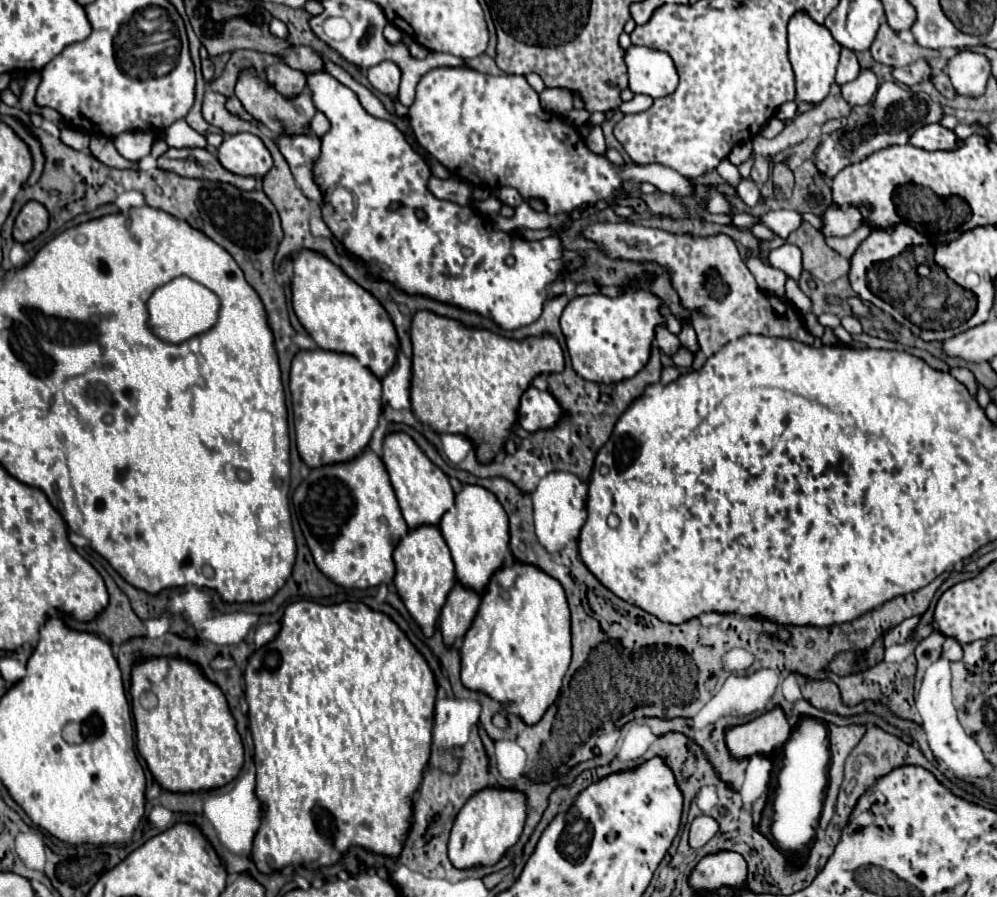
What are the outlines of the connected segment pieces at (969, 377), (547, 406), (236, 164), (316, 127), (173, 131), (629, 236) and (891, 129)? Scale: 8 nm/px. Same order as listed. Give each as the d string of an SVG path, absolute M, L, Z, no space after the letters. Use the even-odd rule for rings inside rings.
M956 367L950 369L949 372L952 376L954 376L957 380L962 382L966 388L968 388L968 391L972 396L976 398L977 391L978 391L978 385L975 382L975 378L968 369L962 368L962 367Z
M530 386L520 398L518 426L528 432L552 428L560 418L560 414L562 410L548 390L538 390Z
M248 132L226 136L218 148L218 160L226 170L242 176L262 178L272 168L272 156L264 142Z
M317 111L314 118L312 119L311 128L314 135L318 136L319 138L322 138L322 136L326 134L326 132L328 132L328 130L330 129L330 122L322 112ZM319 113L320 113L320 124L324 125L317 124L316 118L319 118L318 117Z
M176 120L172 126L168 126L168 130L164 132L164 142L170 148L206 148L206 138L192 130L186 120Z
M596 222L586 226L580 236L598 244L600 252L612 260L632 260L640 264L652 262L670 274L682 306L692 314L692 326L698 336L700 350L694 354L693 370L700 370L720 346L744 334L768 334L792 338L804 344L814 344L816 340L806 330L802 314L794 304L758 288L756 278L746 268L736 248L736 242L728 234L694 238L690 234L672 234L628 222Z
M884 82L880 84L876 92L876 100L872 102L872 110L868 112L866 120L862 124L856 124L854 128L842 128L832 132L822 144L816 154L816 168L826 176L834 178L840 170L844 170L850 164L862 162L866 156L890 148L890 146L902 146L910 142L910 136L926 124L938 124L944 118L944 108L940 102L934 102L932 96L926 92L912 92L910 88L902 88L896 82Z

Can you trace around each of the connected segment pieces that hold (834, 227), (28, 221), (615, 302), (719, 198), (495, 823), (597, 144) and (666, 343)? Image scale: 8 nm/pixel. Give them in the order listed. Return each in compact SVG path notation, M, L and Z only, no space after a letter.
M834 202L830 206L824 206L822 212L822 232L824 236L850 236L856 228L862 226L862 214L854 206L836 206Z
M28 202L14 224L14 240L16 242L28 242L36 238L40 232L48 228L48 212L38 202Z
M626 288L626 292L618 298L594 294L570 300L562 312L560 326L576 374L590 382L612 384L640 372L650 356L654 326L664 324L658 306L660 298L638 288Z
M711 187L707 210L712 214L730 214L731 209L729 201Z
M488 786L472 794L468 802L458 812L450 842L448 842L448 856L456 868L470 868L470 866L490 866L498 862L498 858L518 842L518 836L524 828L526 820L526 794L514 788L502 786Z
M600 126L592 128L592 132L586 136L586 142L588 142L590 150L596 150L596 154L604 154L606 152L606 144L604 144L604 136L602 136L602 128Z
M656 326L656 340L658 340L658 346L660 346L666 354L674 354L674 352L678 350L678 346L680 346L678 336L670 334L670 332L668 332L666 328L662 328L662 326Z

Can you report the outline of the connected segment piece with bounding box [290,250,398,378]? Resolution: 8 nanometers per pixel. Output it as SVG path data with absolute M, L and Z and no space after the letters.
M300 250L292 264L292 308L318 348L352 354L362 366L370 368L378 378L382 378L396 362L398 336L378 298L348 278L342 268L316 250Z

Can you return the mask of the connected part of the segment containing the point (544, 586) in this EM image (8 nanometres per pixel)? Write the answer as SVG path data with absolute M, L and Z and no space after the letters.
M514 562L496 570L482 594L480 608L468 628L462 648L462 682L470 690L486 692L498 702L510 704L524 722L536 722L558 698L562 678L570 664L570 610L564 588L534 564Z

